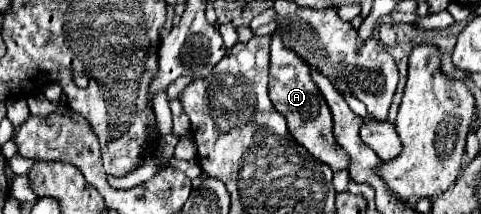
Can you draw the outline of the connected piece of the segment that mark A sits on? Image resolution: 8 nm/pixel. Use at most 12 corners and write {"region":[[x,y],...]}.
{"region":[[271,43],[269,97],[289,133],[333,171],[349,155],[309,67]]}

